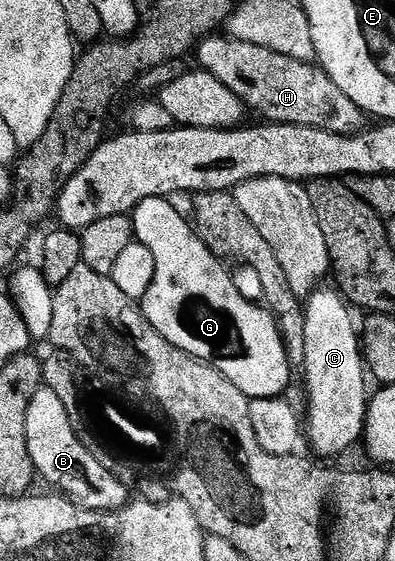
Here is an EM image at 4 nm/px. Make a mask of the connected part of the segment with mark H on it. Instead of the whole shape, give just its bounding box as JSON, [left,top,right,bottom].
[197,32,364,134]

